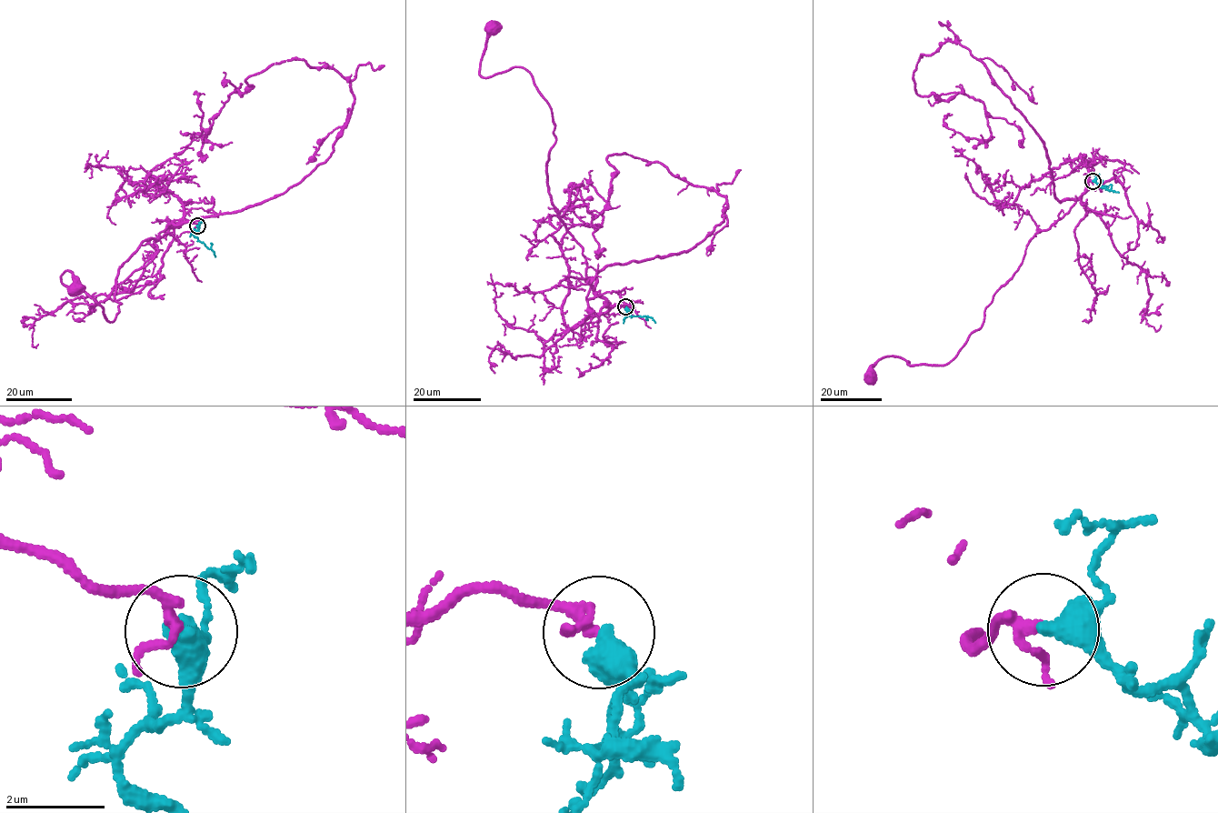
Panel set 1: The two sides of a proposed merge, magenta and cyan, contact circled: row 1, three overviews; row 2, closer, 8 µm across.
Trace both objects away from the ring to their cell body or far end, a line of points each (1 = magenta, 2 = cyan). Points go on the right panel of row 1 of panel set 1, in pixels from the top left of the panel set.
1: (1092, 181), (1029, 241), (983, 326), (953, 359), (913, 366), (884, 356), (868, 378)
2: (1092, 181), (1119, 192)

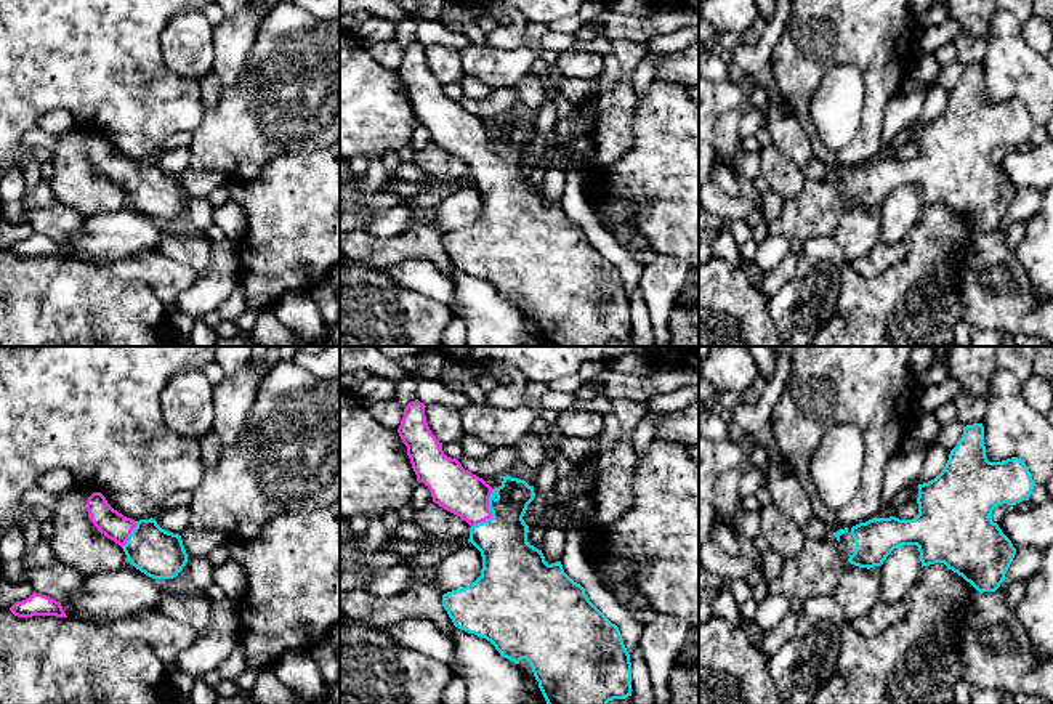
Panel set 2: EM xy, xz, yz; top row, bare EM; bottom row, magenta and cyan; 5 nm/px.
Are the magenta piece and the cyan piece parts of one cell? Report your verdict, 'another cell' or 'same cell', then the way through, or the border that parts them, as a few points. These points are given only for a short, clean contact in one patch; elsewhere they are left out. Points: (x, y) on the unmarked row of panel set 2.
same cell; runs through xz (455, 130), (491, 153), (508, 199)

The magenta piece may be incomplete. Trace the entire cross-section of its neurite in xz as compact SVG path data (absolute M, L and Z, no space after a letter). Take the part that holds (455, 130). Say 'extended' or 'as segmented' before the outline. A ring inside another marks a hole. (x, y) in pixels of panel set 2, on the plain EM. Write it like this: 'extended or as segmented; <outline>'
extended; M418 40L409 43L397 74L407 87L417 122L431 131L434 144L471 167L468 183L482 197L481 216L473 225L442 236L442 247L454 266L486 279L514 305L526 300L548 346L607 346L612 340L631 337L631 303L619 268L590 242L585 229L564 213L561 202L548 205L542 191L527 183L529 167L522 157L535 138L534 127L506 115L502 125L492 130L482 119L465 111L457 99L444 95L442 83L436 80L426 64L425 48Z

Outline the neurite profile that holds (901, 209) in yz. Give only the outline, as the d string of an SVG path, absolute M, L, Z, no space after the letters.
M902 186L894 189L880 207L882 242L902 242L920 216L920 212L922 202L917 186Z

